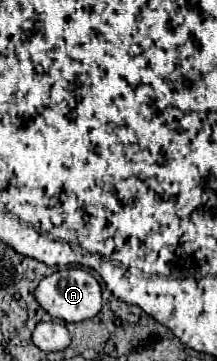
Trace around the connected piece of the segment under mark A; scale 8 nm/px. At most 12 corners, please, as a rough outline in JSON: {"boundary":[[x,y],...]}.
{"boundary":[[84,268],[46,276],[34,296],[64,322],[94,318],[100,284]]}

